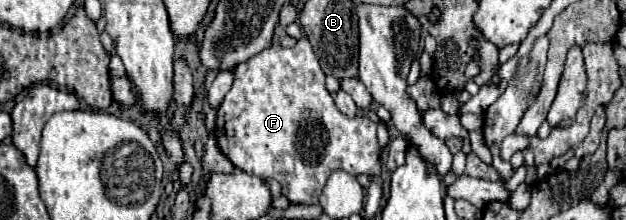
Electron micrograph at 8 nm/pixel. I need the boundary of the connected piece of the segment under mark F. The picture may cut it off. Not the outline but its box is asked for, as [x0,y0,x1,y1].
[215,38,381,204]

